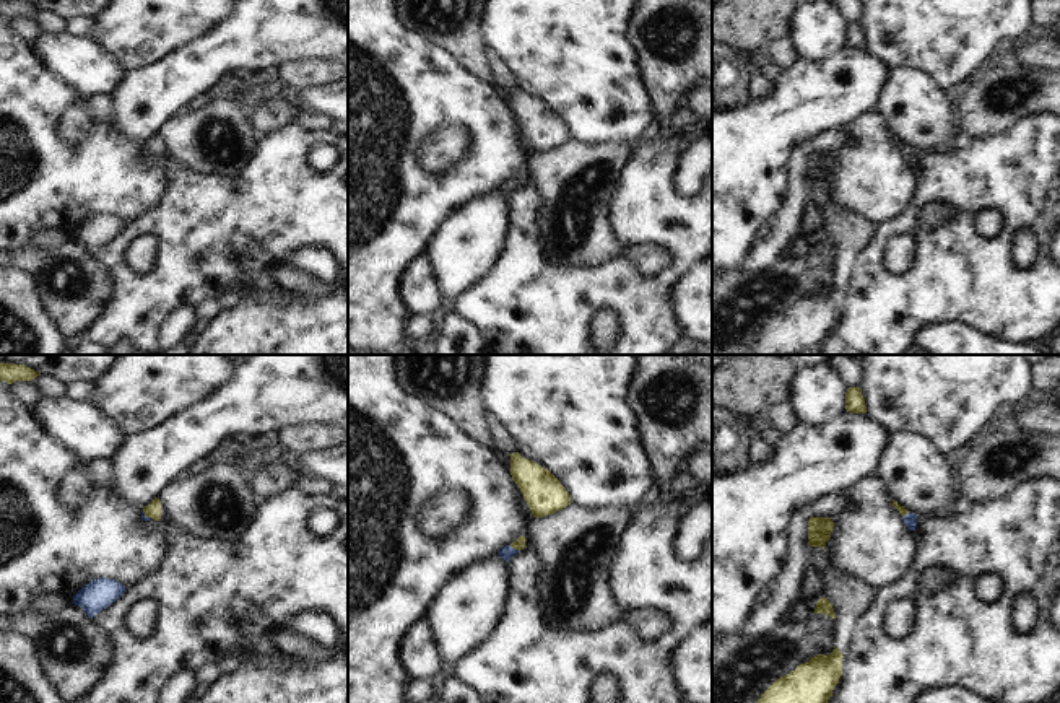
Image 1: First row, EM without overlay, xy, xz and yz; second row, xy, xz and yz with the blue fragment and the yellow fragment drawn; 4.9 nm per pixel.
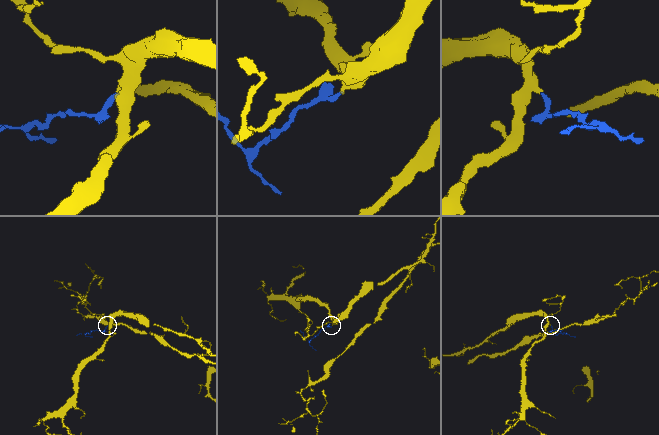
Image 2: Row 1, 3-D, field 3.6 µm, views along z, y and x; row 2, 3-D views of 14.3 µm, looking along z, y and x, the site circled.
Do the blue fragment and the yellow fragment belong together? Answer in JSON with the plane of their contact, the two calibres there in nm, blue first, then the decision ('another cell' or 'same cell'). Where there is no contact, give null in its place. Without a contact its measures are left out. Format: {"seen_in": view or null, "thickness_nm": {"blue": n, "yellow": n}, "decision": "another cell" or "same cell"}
{"seen_in": "xy", "thickness_nm": {"blue": 30, "yellow": 80}, "decision": "same cell"}

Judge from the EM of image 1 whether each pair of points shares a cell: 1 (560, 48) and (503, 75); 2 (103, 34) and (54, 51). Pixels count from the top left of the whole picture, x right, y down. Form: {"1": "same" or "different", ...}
{"1": "different", "2": "different"}

